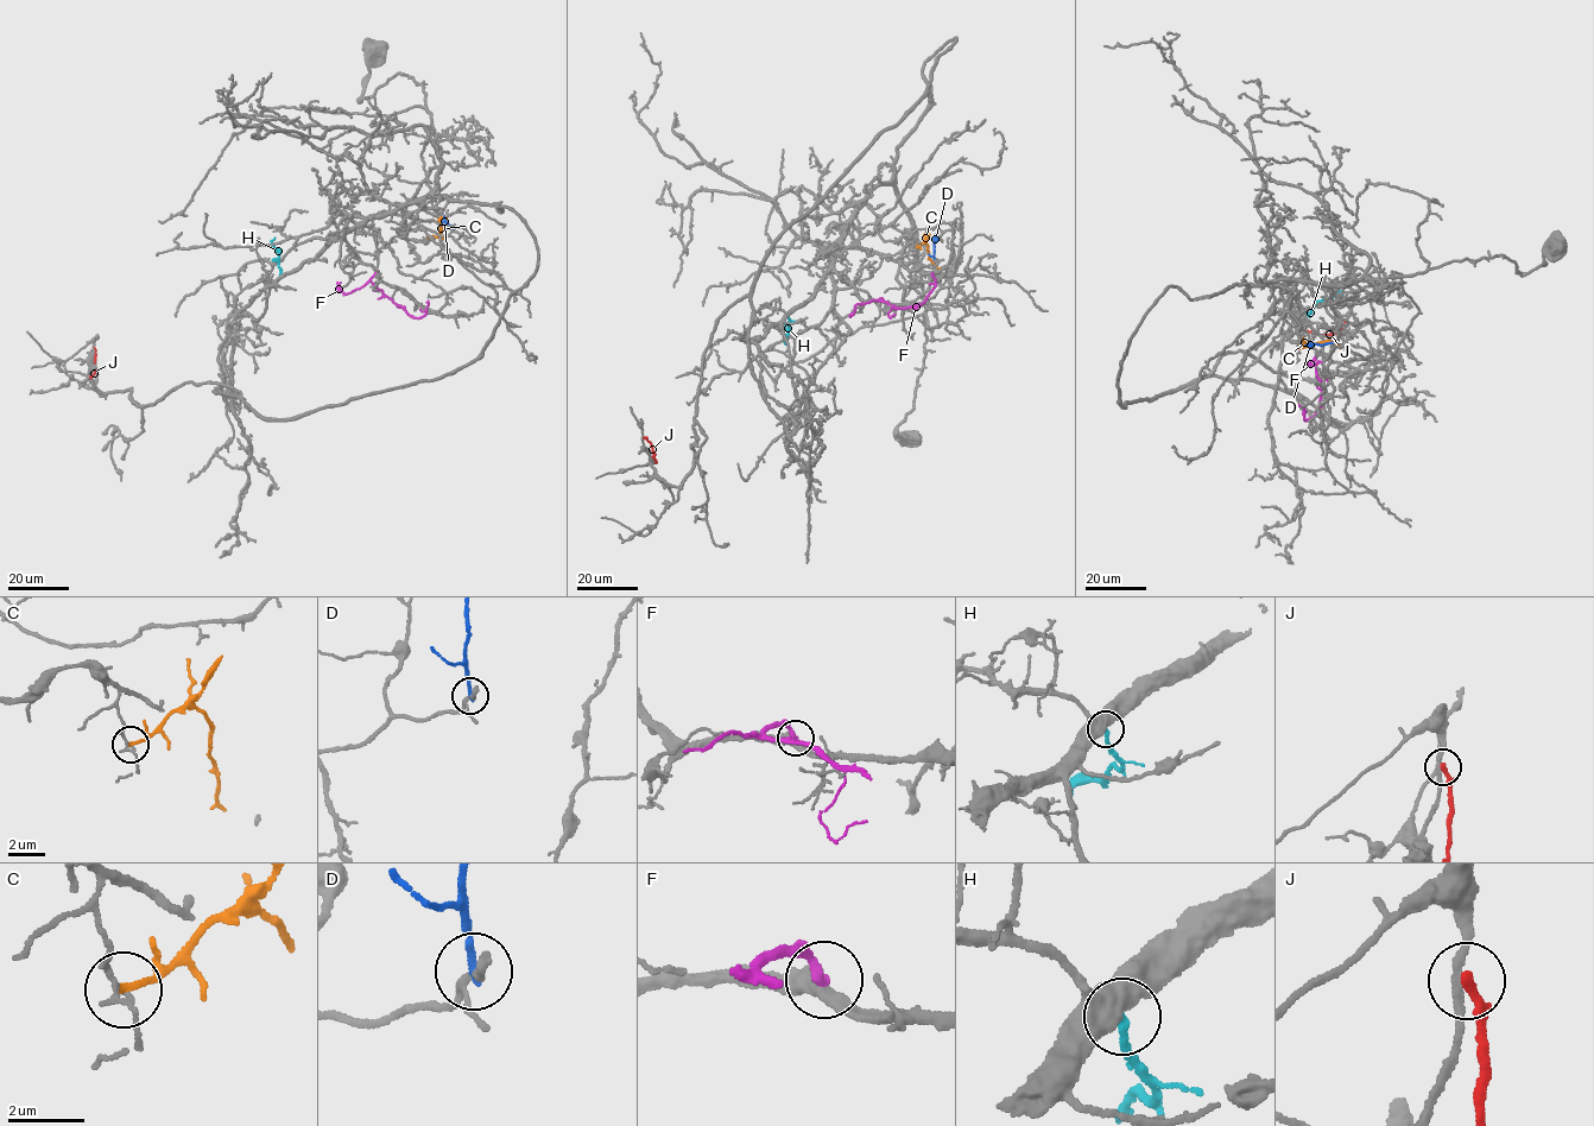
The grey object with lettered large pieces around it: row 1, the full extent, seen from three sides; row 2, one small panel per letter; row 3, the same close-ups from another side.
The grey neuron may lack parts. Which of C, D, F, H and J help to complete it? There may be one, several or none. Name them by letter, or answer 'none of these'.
none of these

